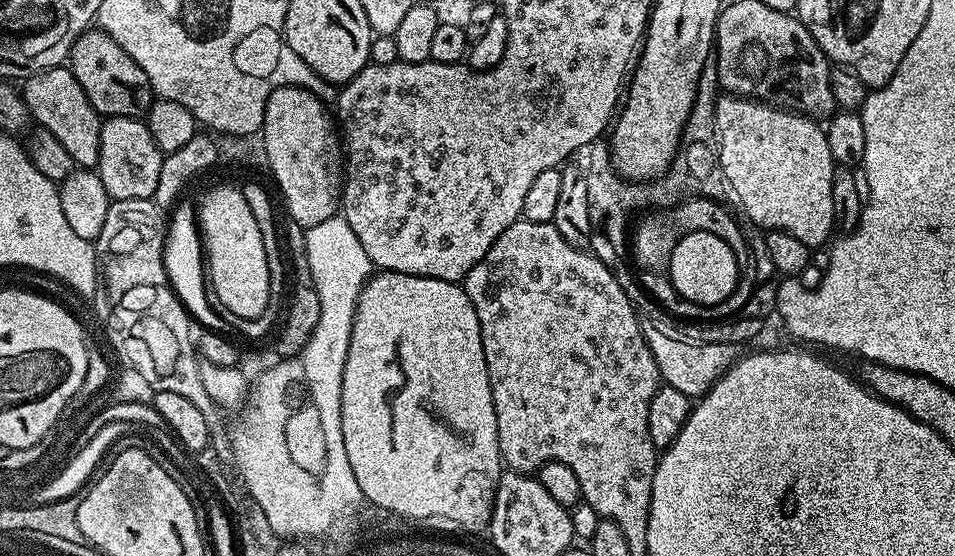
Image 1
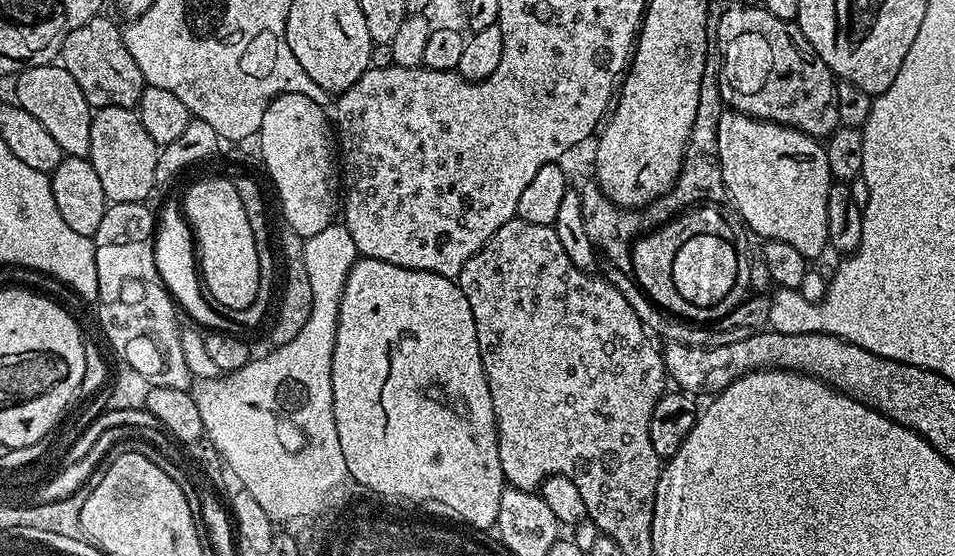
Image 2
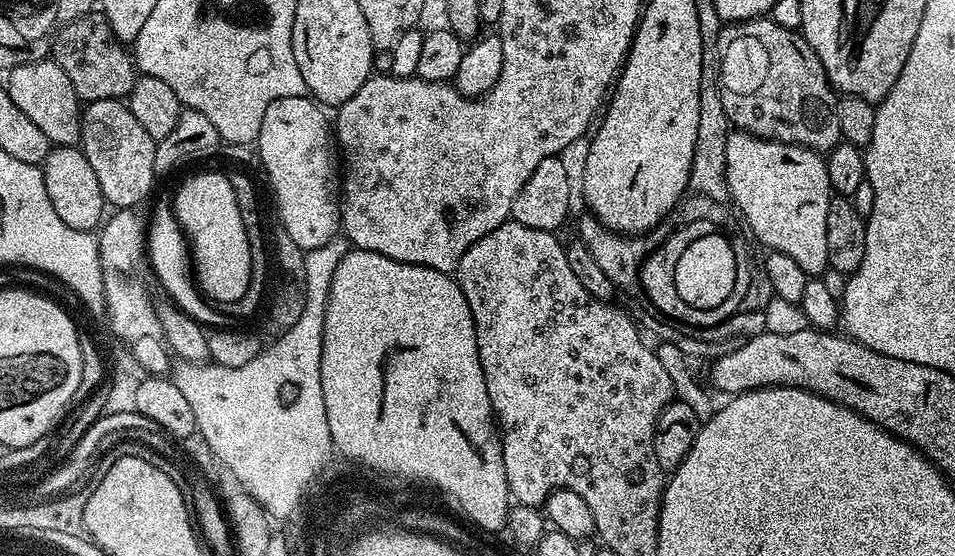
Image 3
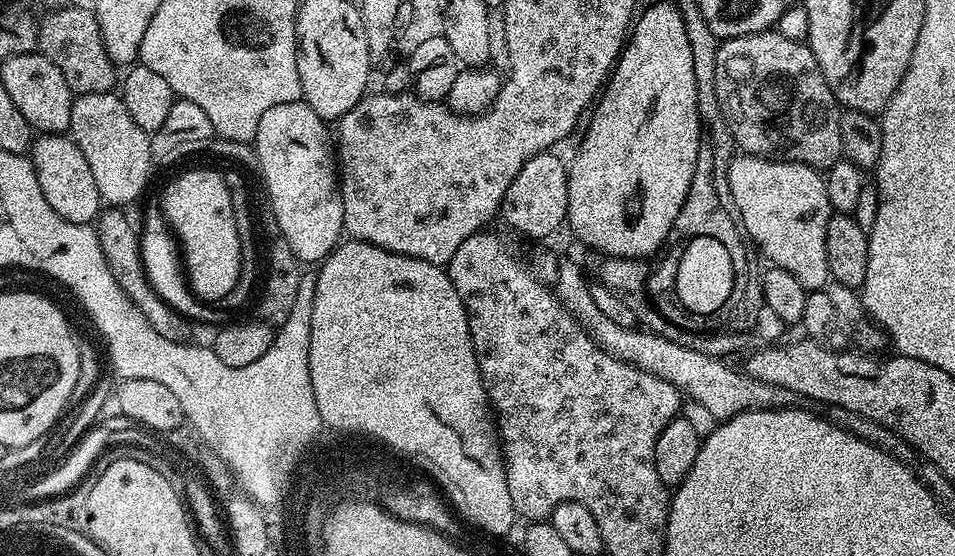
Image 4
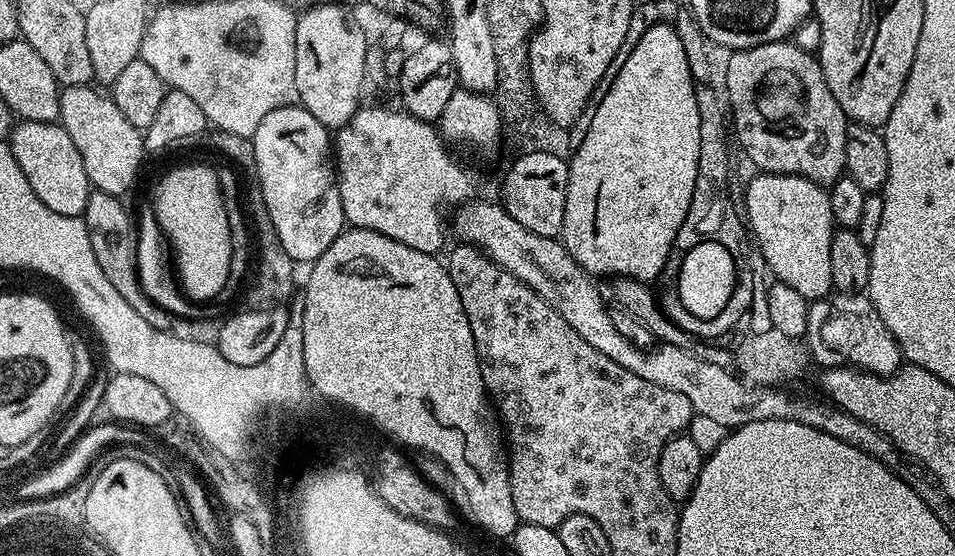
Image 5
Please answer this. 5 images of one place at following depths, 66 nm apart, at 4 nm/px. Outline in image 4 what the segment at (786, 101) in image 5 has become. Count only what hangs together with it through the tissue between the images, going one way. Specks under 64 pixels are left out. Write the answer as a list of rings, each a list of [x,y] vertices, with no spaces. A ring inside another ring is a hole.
[[[775,30],[723,41],[716,61],[716,93],[735,147],[741,153],[796,160],[817,170],[827,170],[842,158],[841,109],[805,41],[786,38]]]

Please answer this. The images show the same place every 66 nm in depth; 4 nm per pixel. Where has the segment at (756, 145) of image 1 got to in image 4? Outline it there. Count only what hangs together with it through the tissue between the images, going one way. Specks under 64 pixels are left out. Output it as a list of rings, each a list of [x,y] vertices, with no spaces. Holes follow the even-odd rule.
[[[751,154],[733,155],[726,167],[732,204],[740,211],[739,223],[751,243],[756,243],[775,267],[790,270],[804,289],[823,289],[824,283],[830,280],[826,262],[826,226],[833,213],[824,176],[817,169],[796,160]]]

